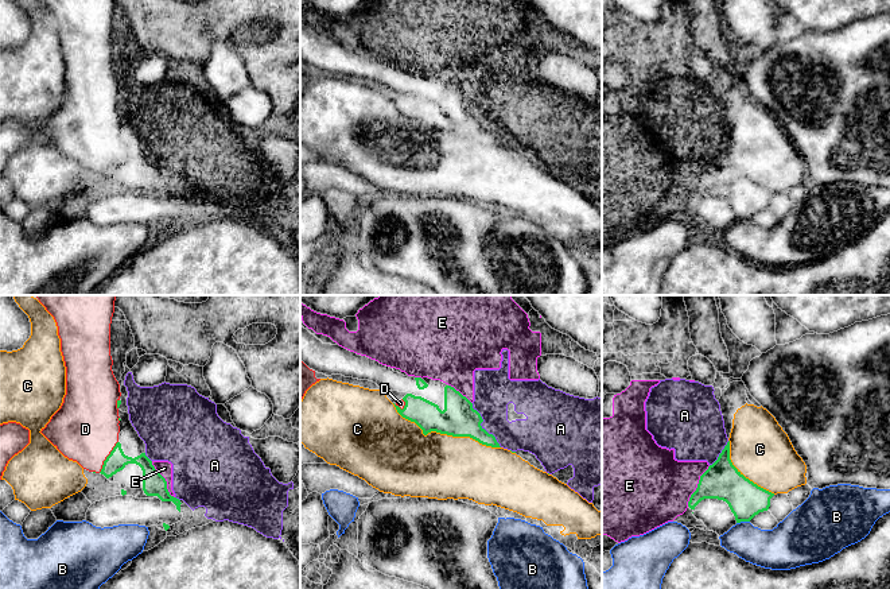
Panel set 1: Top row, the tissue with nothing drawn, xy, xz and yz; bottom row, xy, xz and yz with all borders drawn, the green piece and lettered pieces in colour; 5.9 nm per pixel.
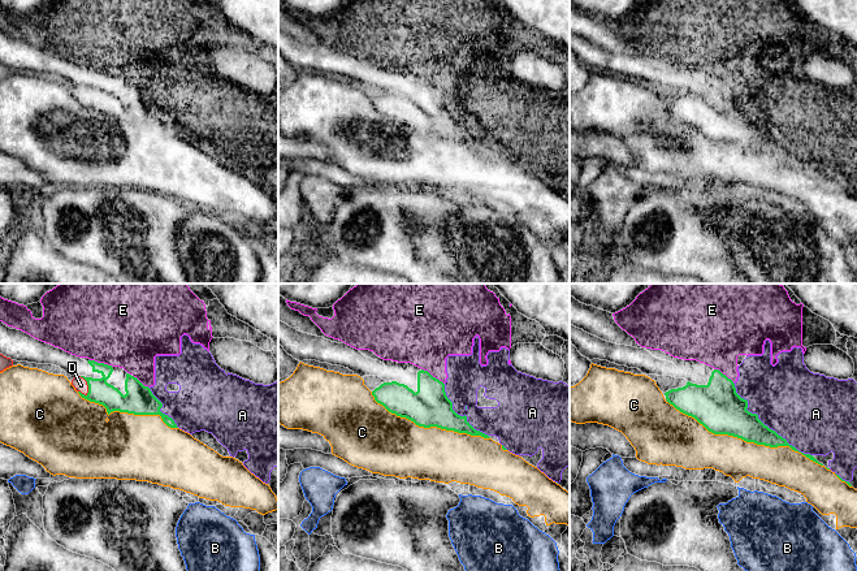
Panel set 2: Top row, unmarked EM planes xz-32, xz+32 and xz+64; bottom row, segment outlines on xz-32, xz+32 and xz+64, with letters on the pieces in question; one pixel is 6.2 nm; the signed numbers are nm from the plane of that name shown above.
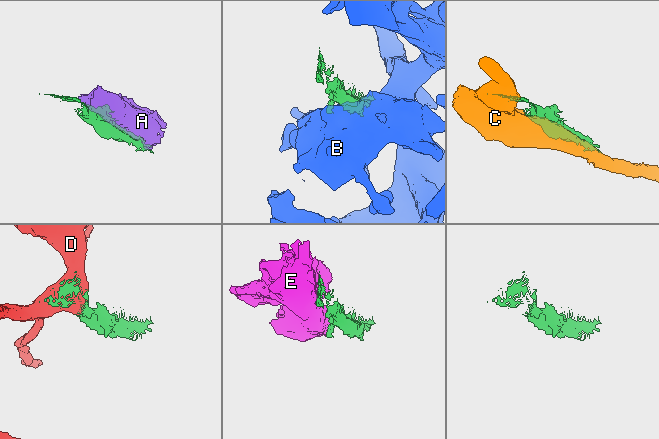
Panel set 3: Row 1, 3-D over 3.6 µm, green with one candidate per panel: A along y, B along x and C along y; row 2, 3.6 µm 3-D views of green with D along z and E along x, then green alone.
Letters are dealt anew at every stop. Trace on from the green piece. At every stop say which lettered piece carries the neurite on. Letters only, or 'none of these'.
D

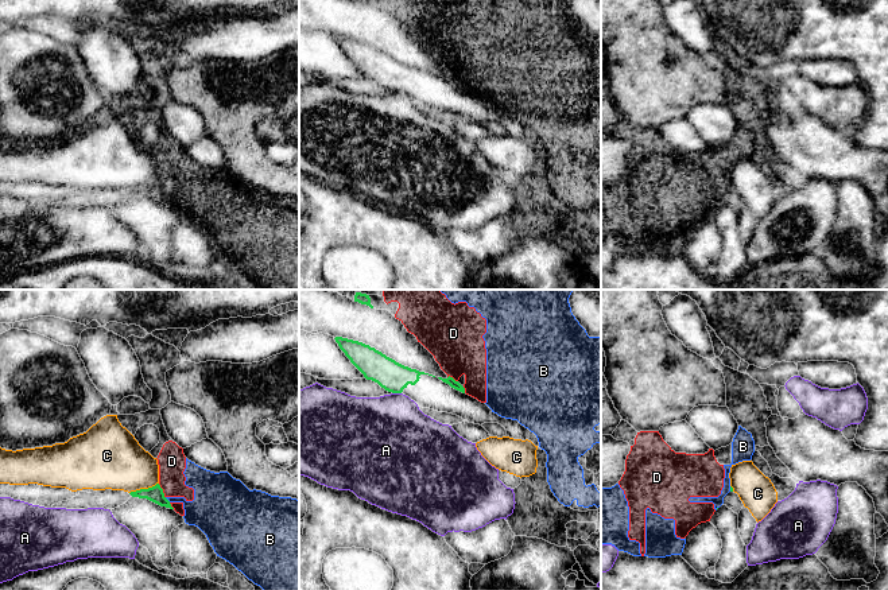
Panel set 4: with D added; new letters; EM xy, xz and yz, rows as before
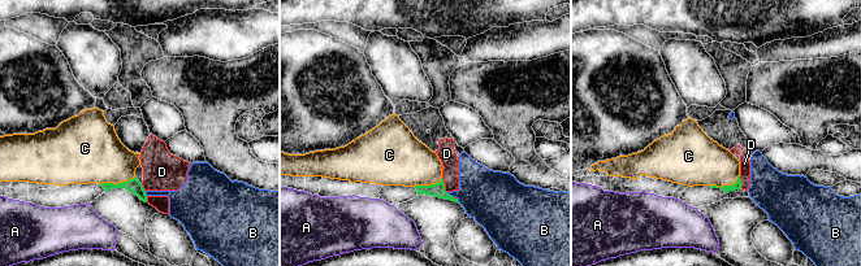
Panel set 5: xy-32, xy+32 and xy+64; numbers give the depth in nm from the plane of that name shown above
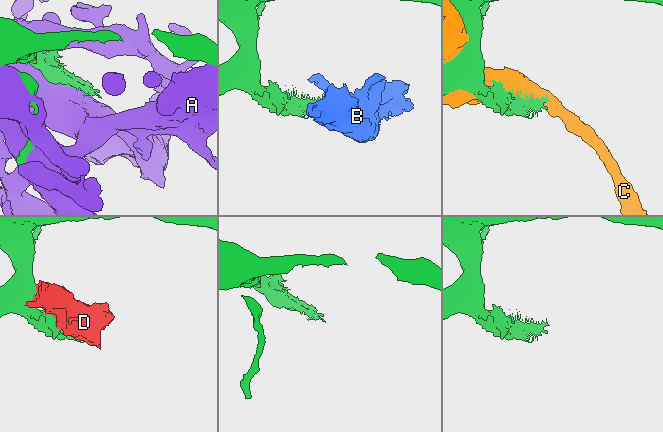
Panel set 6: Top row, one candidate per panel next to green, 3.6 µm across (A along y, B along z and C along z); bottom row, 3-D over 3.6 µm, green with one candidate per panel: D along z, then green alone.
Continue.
none of these

